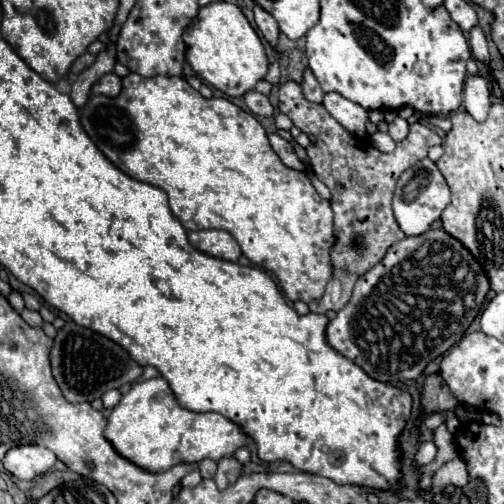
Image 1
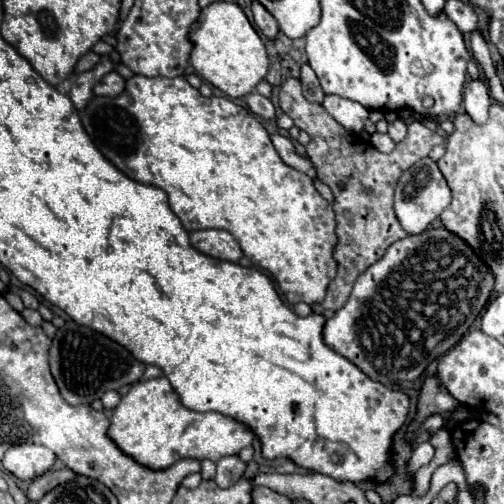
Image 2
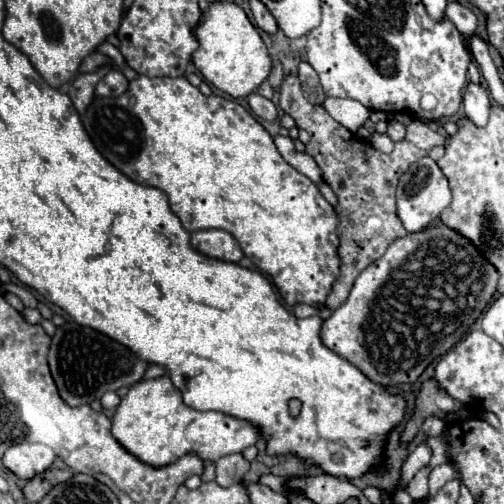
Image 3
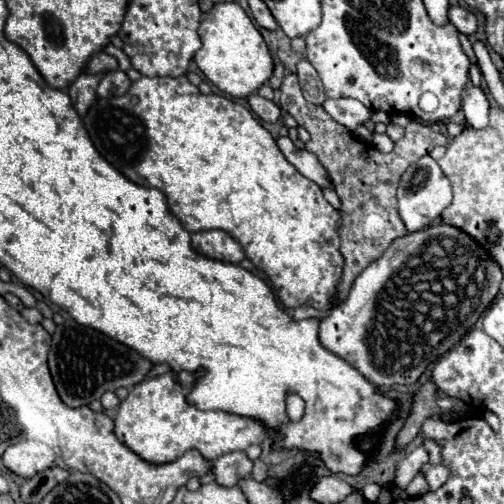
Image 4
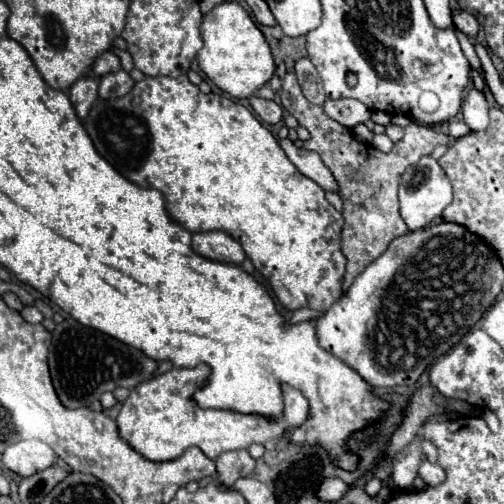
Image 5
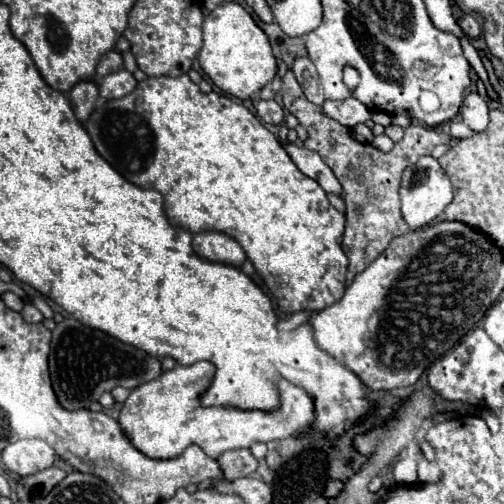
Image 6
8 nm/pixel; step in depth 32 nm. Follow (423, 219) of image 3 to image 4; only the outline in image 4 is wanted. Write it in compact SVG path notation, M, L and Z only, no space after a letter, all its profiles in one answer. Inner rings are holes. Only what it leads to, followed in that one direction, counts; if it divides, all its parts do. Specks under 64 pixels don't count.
M422 156L416 164L408 166L408 170L402 174L402 180L398 186L398 210L400 210L400 218L404 220L408 232L426 228L434 218L438 218L442 214L442 210L450 202L452 202L450 182L434 158Z

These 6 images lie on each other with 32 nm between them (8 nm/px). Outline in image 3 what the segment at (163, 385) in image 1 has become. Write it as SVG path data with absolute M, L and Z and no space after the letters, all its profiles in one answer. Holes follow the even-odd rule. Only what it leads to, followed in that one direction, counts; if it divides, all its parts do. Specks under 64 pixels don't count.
M168 374L152 380L140 380L140 384L130 388L112 418L112 434L128 452L150 466L172 464L186 452L196 452L200 458L214 462L226 454L242 452L262 438L258 426L248 420L222 412L200 412L188 408L182 402L182 392L172 384Z

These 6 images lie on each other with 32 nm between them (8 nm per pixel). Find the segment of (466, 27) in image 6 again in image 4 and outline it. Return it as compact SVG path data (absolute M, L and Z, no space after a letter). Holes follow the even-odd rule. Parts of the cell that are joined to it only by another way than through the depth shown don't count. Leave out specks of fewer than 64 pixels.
M452 6L450 8L450 22L458 28L458 32L462 32L466 36L472 36L478 28L476 16L472 12L468 12L466 8L462 8L462 6Z

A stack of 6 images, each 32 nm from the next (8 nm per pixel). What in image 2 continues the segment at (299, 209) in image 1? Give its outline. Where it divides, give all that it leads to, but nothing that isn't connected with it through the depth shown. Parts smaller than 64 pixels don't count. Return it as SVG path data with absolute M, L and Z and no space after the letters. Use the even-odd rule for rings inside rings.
M134 76L130 80L126 80L126 90L116 96L116 98L102 98L102 96L94 96L88 104L88 108L84 108L84 112L80 112L80 118L82 118L82 126L84 130L88 132L88 136L94 136L92 142L96 144L96 148L122 172L126 172L126 176L130 176L132 180L136 182L142 182L142 184L150 184L150 186L156 186L156 188L162 188L166 194L168 194L168 202L170 202L170 208L172 212L180 218L182 226L188 230L188 232L194 232L194 230L204 230L204 228L220 228L220 230L226 230L230 232L244 256L248 256L252 260L252 264L256 264L258 268L266 270L272 274L272 278L276 280L280 292L286 296L286 300L290 304L296 304L296 302L306 302L306 304L316 304L316 302L322 302L324 296L326 296L326 290L328 290L328 284L330 280L336 276L336 270L338 270L338 264L332 256L334 252L334 246L338 244L338 238L336 238L336 218L334 218L334 210L332 206L318 194L318 190L314 188L314 182L304 176L302 172L290 168L288 164L282 162L282 158L278 156L276 148L272 146L272 140L270 140L270 134L264 130L264 126L254 118L254 114L250 114L246 108L234 104L232 100L228 98L222 98L222 96L210 96L210 98L204 98L196 88L192 88L184 76L178 76L178 78L146 78L146 76Z

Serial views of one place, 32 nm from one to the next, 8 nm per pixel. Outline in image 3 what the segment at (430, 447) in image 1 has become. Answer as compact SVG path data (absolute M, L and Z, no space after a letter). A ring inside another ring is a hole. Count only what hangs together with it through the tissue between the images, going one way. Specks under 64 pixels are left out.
M426 444L416 446L416 450L408 454L408 458L404 460L404 464L402 464L402 468L400 468L400 484L406 486L406 484L412 480L412 476L414 476L422 466L428 464L428 460L430 460L430 448L428 448Z

